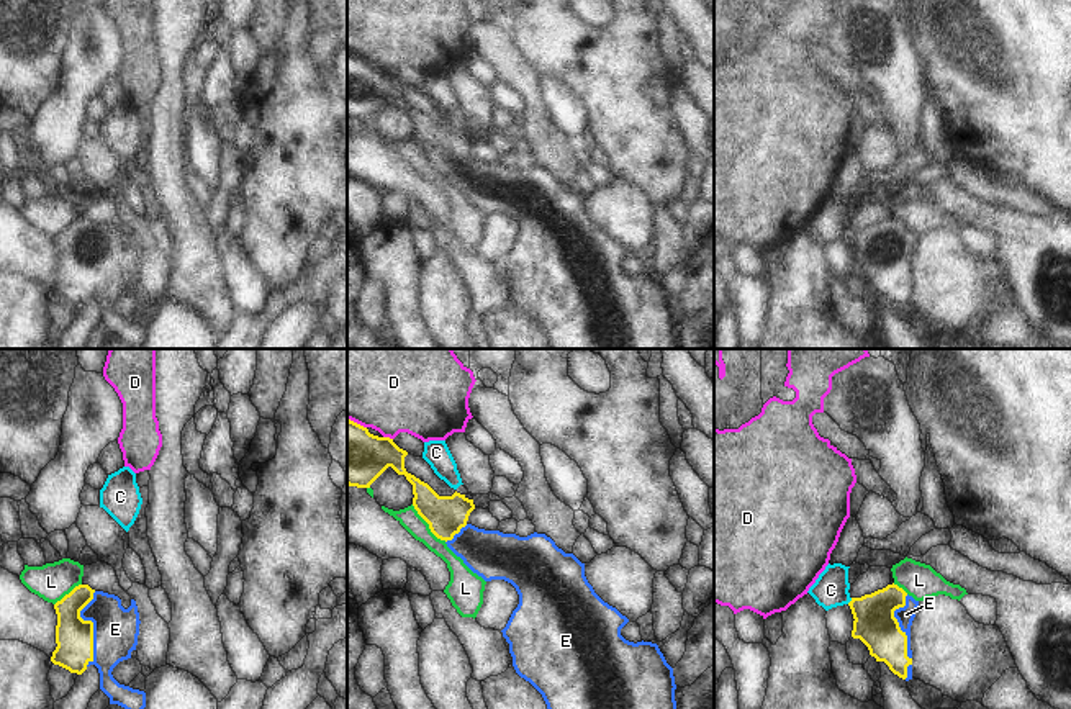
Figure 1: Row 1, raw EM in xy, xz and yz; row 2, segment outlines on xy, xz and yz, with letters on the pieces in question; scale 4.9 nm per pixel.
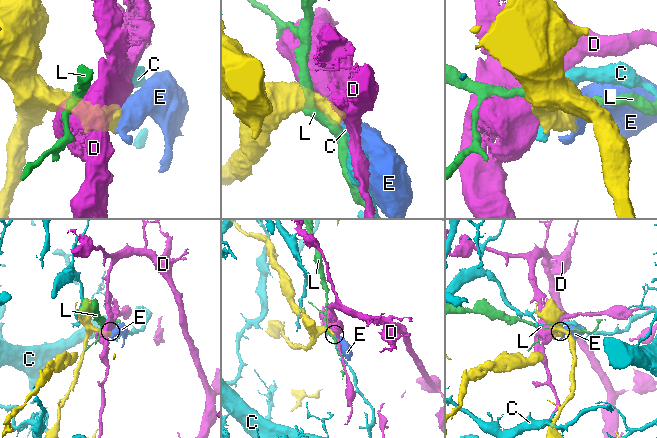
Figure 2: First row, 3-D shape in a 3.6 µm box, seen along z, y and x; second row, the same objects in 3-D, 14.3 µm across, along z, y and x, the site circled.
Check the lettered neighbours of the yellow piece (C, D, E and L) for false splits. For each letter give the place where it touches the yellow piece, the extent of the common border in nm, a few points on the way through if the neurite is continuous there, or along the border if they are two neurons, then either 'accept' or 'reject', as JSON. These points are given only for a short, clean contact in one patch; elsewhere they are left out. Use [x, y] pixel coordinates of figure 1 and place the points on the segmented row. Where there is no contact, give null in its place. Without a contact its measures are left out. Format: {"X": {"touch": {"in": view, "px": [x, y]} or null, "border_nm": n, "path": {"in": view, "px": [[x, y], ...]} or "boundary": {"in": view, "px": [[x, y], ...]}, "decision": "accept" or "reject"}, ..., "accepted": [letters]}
{"C": {"touch": {"in": "yz", "px": [850, 601]}, "border_nm": 40, "decision": "reject"}, "D": {"touch": {"in": "xz", "px": [388, 438]}, "border_nm": 50, "decision": "reject"}, "E": {"touch": {"in": "xy", "px": [92, 626]}, "border_nm": 380, "path": {"in": "xy", "px": [[74, 637], [81, 637], [92, 626], [115, 629]]}, "decision": "accept"}, "L": {"touch": {"in": "xz", "px": [429, 526]}, "border_nm": 260, "decision": "reject"}, "accepted": ["E"]}

